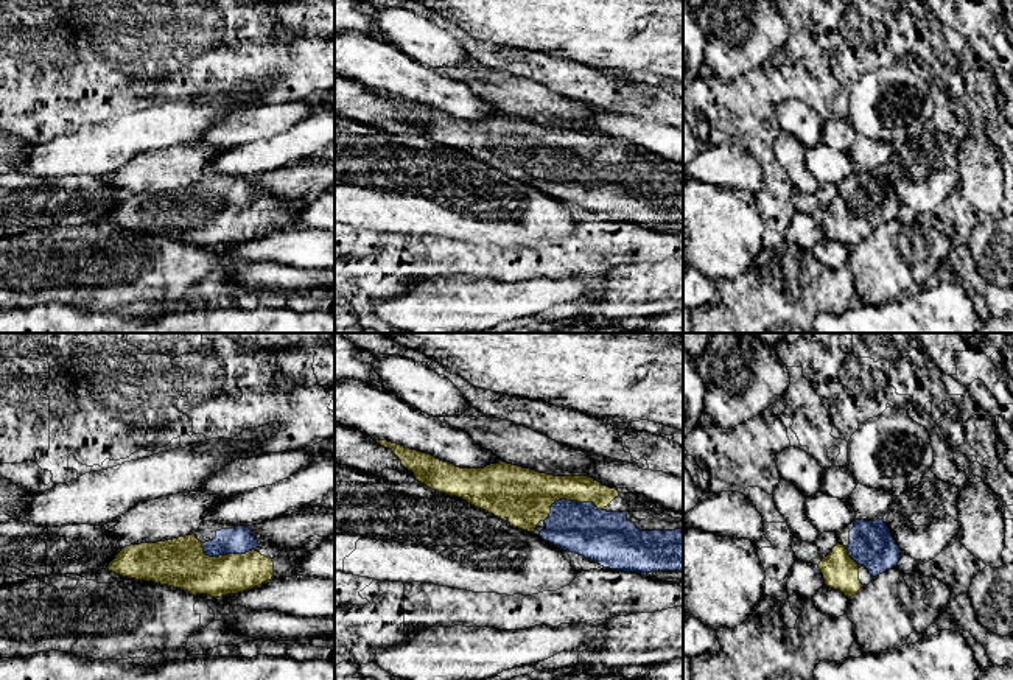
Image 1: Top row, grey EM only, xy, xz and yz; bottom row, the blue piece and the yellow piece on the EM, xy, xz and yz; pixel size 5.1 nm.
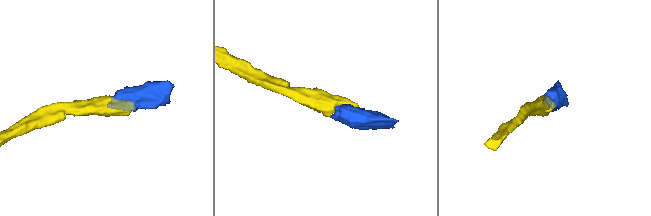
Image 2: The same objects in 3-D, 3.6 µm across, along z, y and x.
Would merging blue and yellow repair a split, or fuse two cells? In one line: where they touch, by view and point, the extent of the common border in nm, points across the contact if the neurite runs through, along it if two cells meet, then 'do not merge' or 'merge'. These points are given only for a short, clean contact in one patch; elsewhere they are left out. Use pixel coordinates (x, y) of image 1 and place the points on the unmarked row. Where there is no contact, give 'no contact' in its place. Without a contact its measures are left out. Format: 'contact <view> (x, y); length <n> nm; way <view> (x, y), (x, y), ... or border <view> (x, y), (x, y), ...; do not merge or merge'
contact xz (568, 153); length 320 nm; way xz (581, 179), (568, 153), (525, 148); merge

